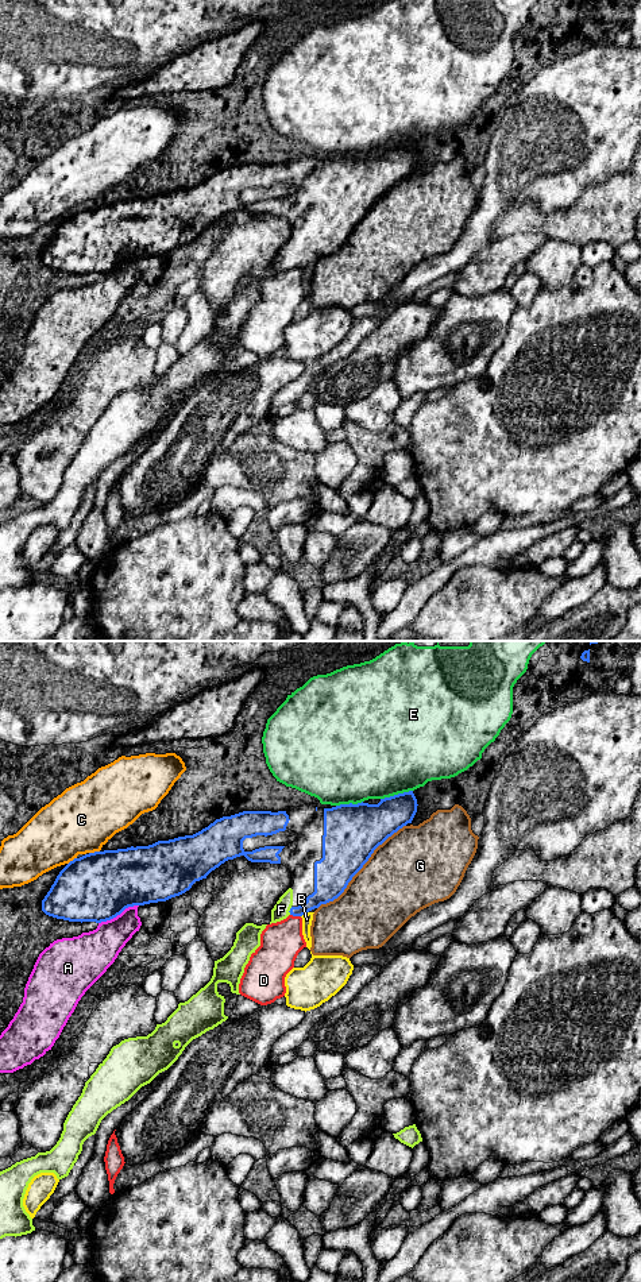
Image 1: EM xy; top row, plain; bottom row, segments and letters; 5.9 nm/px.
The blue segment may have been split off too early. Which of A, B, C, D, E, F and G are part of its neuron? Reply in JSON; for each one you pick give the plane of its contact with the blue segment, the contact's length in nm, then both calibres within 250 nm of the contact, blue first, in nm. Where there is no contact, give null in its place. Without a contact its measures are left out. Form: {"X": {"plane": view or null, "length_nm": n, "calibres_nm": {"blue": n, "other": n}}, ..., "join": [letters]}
{"F": {"plane": "xy", "length_nm": 50, "calibres_nm": {"blue": 140, "other": 100}}, "join": ["F"]}

